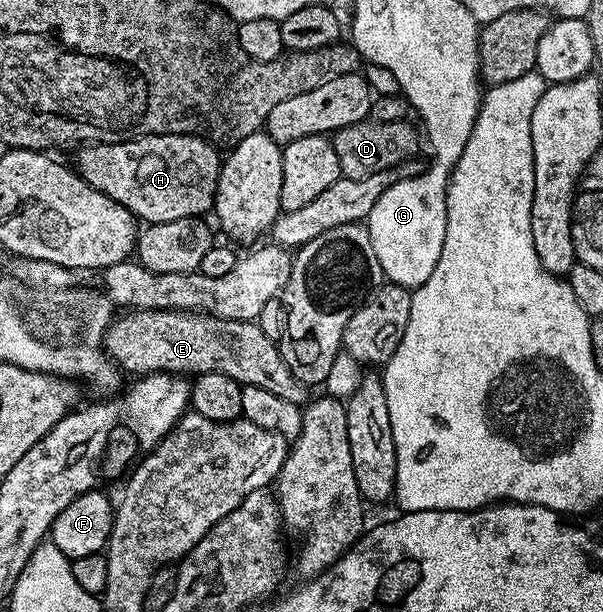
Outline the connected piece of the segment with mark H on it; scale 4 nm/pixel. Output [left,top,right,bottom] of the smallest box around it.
[75,134,222,224]

